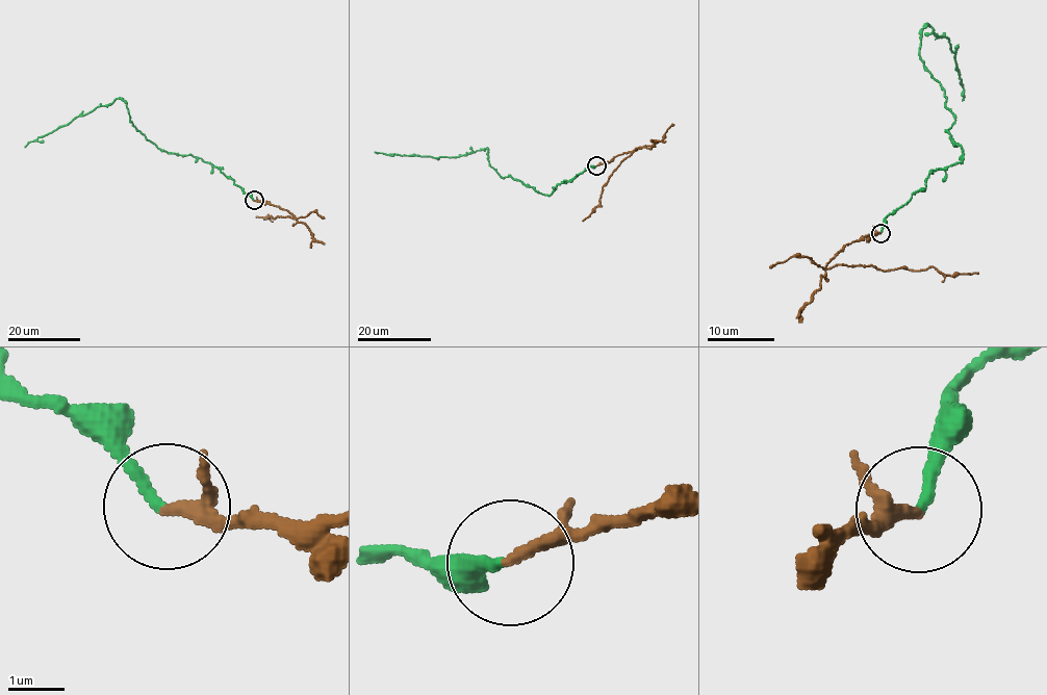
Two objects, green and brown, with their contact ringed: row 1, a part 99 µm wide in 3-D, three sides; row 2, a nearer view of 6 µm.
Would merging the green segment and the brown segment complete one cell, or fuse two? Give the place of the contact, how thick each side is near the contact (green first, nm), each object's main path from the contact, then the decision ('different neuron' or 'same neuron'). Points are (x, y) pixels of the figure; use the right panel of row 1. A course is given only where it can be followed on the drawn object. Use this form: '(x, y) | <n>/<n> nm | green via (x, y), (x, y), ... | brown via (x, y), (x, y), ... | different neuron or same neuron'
(880, 233) | 200/160 nm | green via (880, 232), (930, 173), (964, 154), (920, 56), (927, 24), (956, 52), (963, 100) | brown via (880, 232), (851, 242), (825, 266), (871, 264), (883, 271), (931, 266), (953, 276), (977, 274) | different neuron

